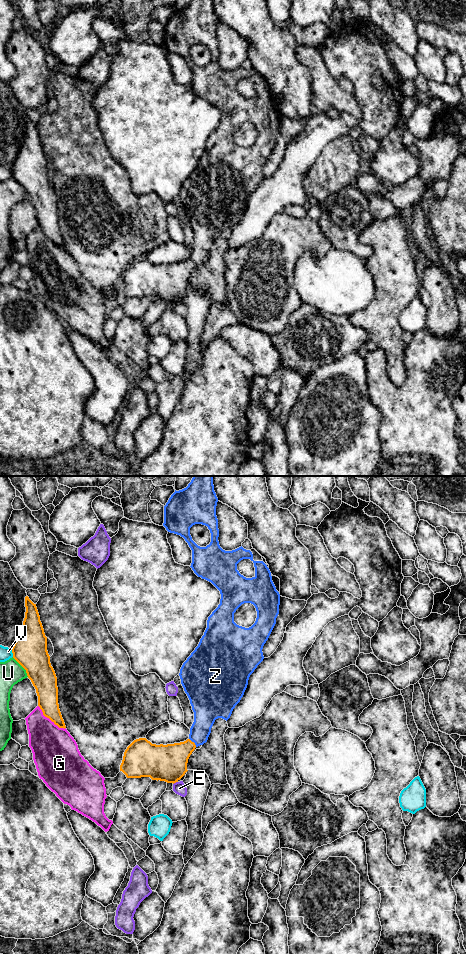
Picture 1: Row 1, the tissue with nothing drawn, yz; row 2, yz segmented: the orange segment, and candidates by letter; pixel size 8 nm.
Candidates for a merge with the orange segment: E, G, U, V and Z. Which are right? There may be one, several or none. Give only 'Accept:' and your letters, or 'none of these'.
Accept: Z

